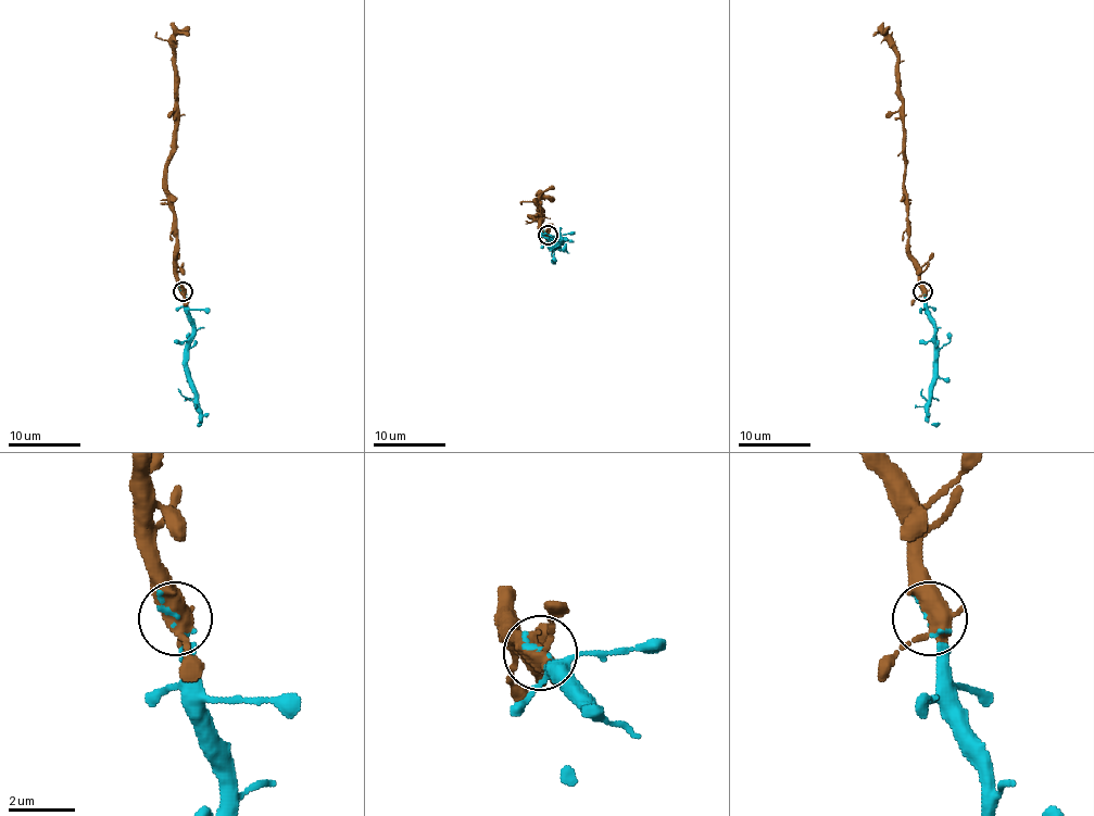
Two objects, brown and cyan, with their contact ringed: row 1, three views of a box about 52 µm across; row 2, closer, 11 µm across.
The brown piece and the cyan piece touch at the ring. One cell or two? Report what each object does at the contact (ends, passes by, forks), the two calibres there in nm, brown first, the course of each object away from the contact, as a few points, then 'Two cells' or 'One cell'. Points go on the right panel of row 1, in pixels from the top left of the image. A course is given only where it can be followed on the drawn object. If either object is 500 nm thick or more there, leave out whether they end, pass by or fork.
Thickness 550 nm (brown) against 70 nm. Course of brown: (921, 291), (918, 264), (907, 243), (898, 52), (882, 36), (875, 36). Course of cyan: (921, 291), (923, 309), (934, 329), (934, 380), (929, 422), (940, 424). One cell

